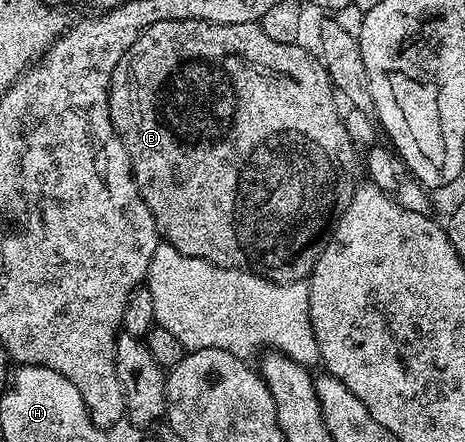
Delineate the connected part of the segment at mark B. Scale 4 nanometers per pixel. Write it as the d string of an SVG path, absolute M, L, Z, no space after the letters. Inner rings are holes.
M170 20L149 26L125 50L121 62L113 70L109 90L109 112L116 134L121 138L129 154L131 172L137 182L137 190L153 214L160 237L172 244L181 254L189 254L202 260L212 259L216 264L233 268L246 268L267 280L290 282L307 280L317 258L329 239L331 211L335 208L335 191L339 188L340 205L351 201L357 187L355 180L355 152L357 145L349 138L343 125L343 116L335 105L337 93L322 60L314 51L306 52L302 43L282 44L273 42L265 34L262 23L214 24L204 20Z

